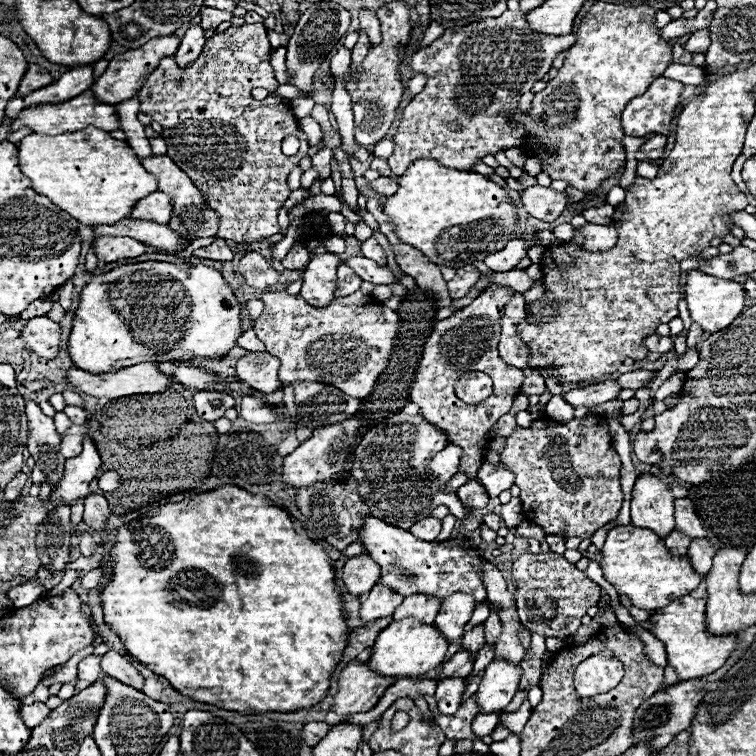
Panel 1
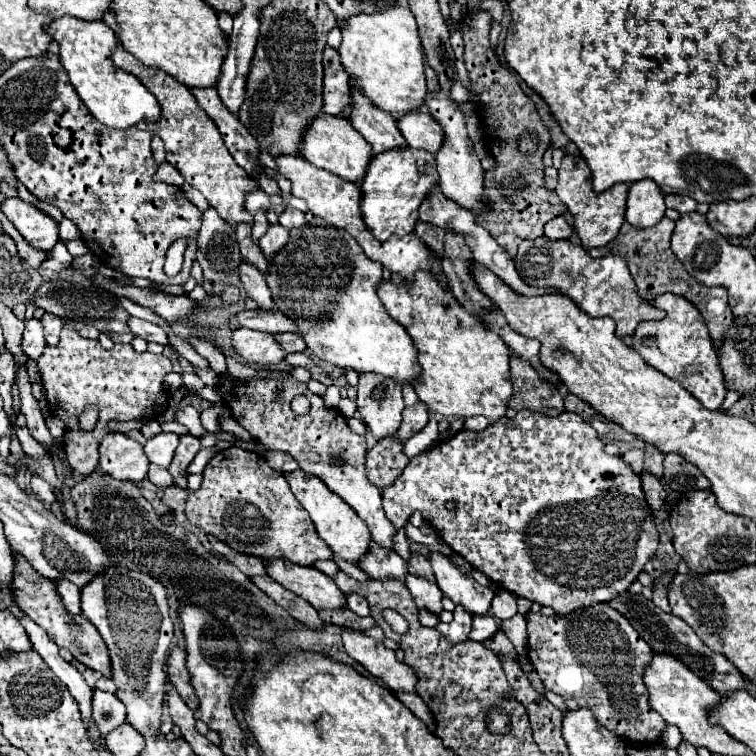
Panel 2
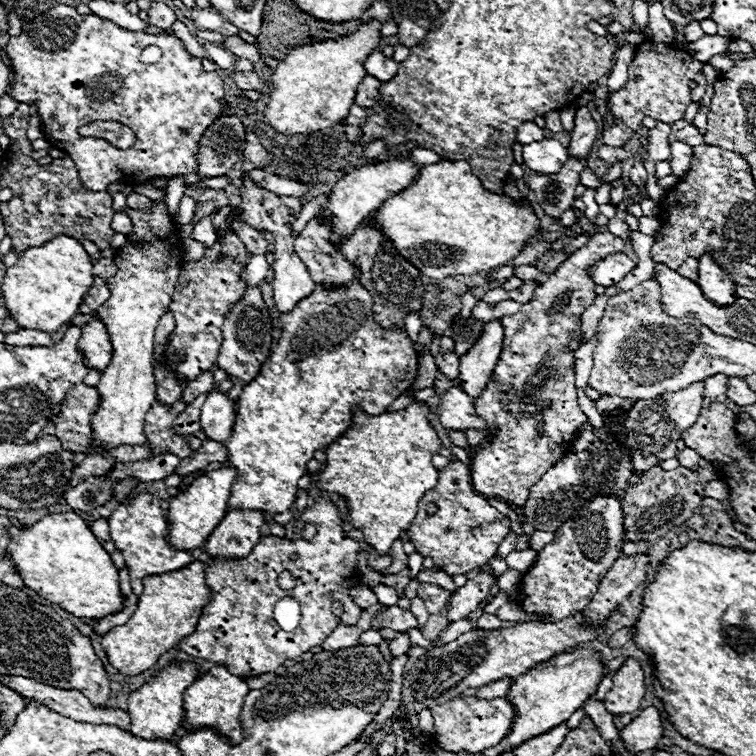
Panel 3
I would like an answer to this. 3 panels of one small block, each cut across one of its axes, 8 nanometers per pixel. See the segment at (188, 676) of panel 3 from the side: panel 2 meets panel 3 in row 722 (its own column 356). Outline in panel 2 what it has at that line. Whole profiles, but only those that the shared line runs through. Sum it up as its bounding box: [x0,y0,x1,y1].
[300,112,372,182]

